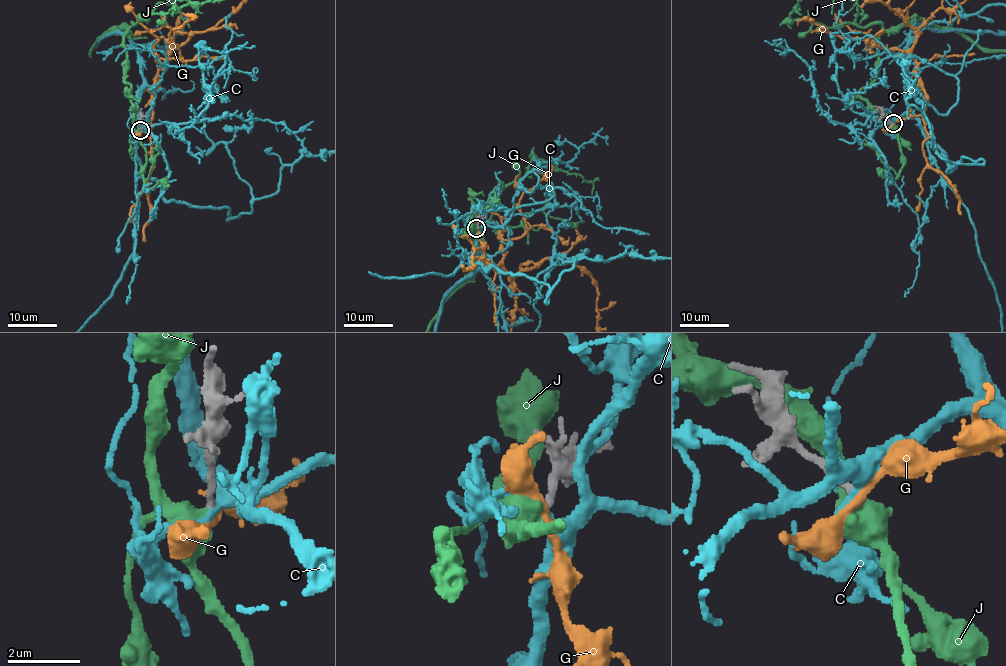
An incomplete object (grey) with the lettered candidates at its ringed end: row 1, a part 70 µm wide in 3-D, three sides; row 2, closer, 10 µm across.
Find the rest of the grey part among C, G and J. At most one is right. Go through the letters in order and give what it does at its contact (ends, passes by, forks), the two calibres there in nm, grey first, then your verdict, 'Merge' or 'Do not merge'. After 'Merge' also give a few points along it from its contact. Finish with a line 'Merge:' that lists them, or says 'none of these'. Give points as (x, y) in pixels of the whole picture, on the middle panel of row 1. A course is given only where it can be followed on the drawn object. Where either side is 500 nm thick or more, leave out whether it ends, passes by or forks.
C: It forks there. Thickness 200 nm (grey) against 280 nm. Do not merge
G: It passes by. Thickness 200 nm (grey) against 220 nm. Do not merge
J: Thickness 200 nm (grey) against 600 nm. Do not merge
Merge: none of these

